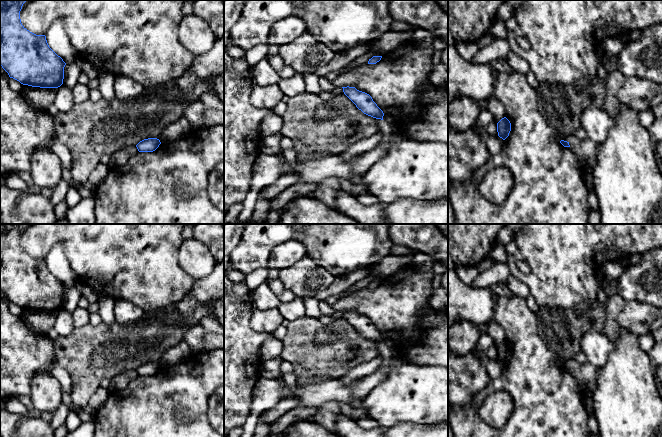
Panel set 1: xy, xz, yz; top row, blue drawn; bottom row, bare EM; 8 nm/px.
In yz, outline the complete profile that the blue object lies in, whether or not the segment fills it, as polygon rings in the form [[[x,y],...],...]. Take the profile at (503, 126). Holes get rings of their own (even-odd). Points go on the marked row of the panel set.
[[[504,117],[497,123],[497,132],[498,136],[505,140],[511,131],[511,123],[510,121]]]

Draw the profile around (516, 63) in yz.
[[[512,51],[508,53],[505,60],[514,72],[525,75],[530,71],[529,64]]]

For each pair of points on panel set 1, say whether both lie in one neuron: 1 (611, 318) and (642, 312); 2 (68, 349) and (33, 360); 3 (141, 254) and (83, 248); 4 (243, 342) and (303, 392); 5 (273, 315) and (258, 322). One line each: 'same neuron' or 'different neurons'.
1: same neuron
2: different neurons
3: same neuron
4: different neurons
5: same neuron

